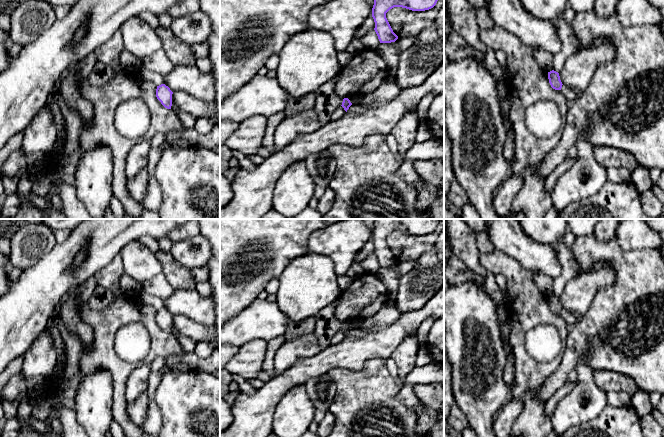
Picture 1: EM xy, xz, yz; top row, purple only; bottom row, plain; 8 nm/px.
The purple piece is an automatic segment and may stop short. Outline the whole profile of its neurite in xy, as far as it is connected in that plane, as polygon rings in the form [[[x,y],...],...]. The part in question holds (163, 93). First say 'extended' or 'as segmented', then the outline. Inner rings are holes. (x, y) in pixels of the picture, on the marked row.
as segmented | [[[165,84],[157,86],[156,97],[167,109],[171,109],[172,106],[172,94],[173,92]]]

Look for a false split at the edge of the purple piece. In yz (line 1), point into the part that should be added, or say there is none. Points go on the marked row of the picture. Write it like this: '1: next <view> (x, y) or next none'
1: next none

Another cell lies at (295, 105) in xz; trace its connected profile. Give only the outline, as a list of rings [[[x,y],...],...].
[[[308,93],[302,97],[290,97],[284,111],[285,115],[291,116],[305,111],[313,110],[315,101],[315,93]]]

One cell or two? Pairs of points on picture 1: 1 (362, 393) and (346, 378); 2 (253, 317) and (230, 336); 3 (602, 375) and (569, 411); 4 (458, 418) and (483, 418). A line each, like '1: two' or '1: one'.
1: one
2: one
3: two
4: two

